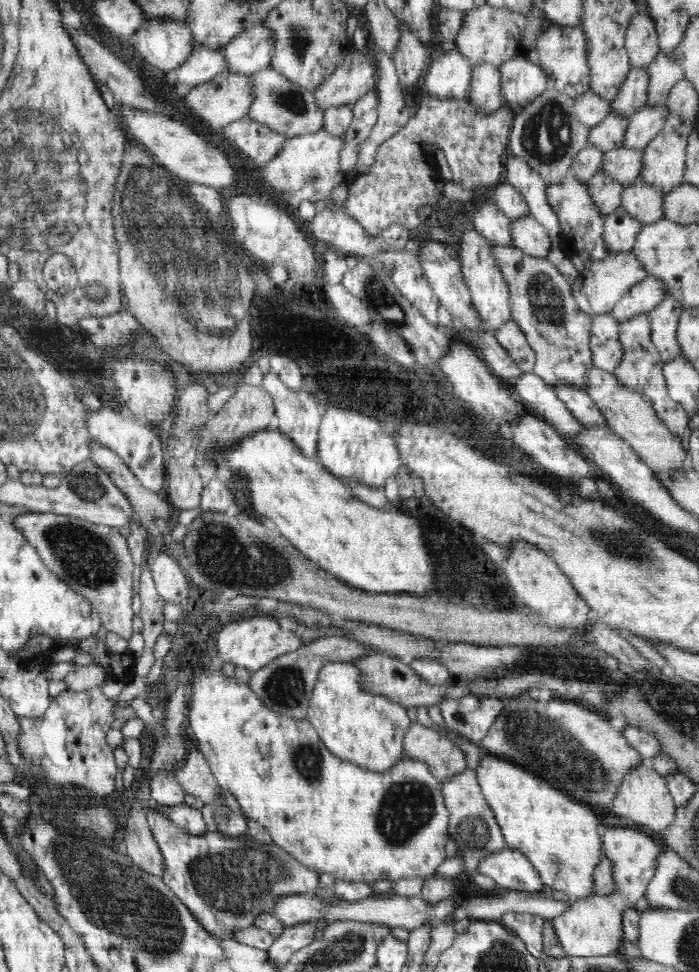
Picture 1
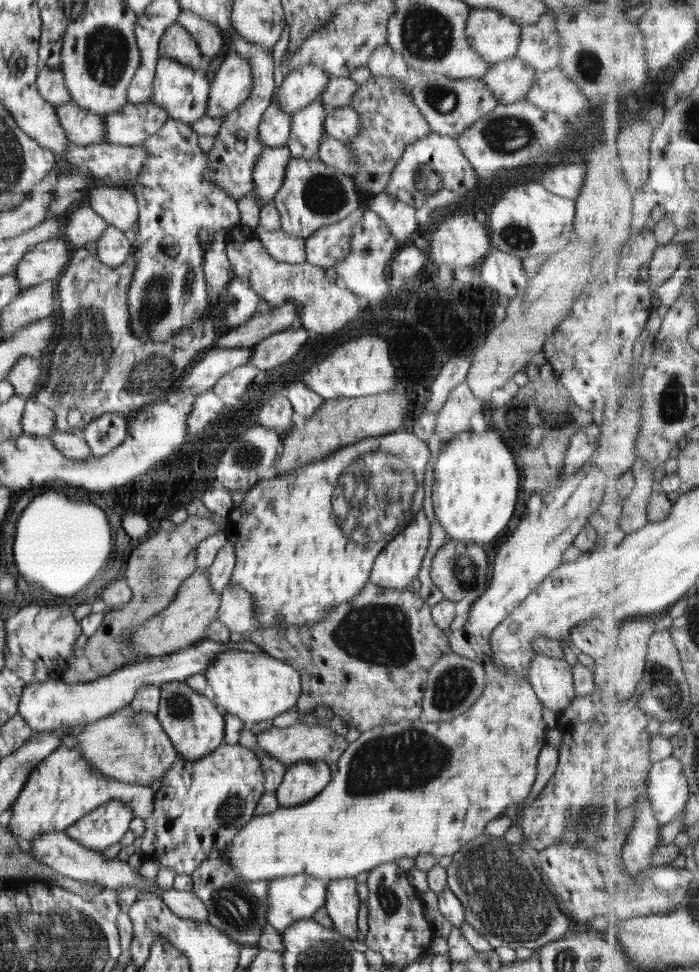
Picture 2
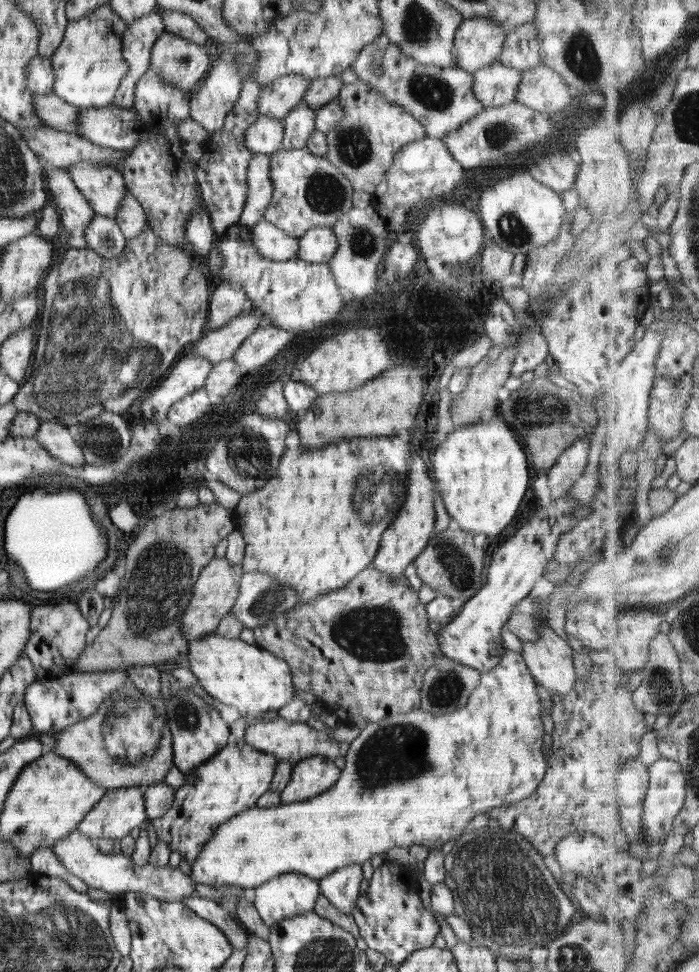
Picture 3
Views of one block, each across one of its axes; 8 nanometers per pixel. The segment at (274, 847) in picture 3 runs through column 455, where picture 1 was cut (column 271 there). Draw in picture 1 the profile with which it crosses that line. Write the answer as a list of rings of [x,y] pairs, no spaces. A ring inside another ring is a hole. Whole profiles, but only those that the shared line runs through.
[[[196,669],[195,676],[194,682],[189,684],[192,692],[190,691],[190,703],[185,727],[191,737],[200,743],[198,749],[208,761],[211,768],[210,776],[238,801],[245,818],[252,818],[252,820],[256,820],[256,822],[264,826],[273,842],[282,850],[285,850],[286,853],[294,856],[296,860],[299,860],[300,864],[316,872],[330,873],[336,880],[366,881],[369,883],[372,880],[397,881],[404,877],[426,878],[434,874],[436,868],[447,858],[444,848],[446,848],[446,841],[450,836],[448,830],[449,813],[446,810],[444,797],[442,797],[441,781],[430,772],[429,766],[425,762],[405,756],[400,758],[400,762],[394,764],[388,772],[372,772],[360,768],[351,762],[334,756],[326,748],[326,745],[318,737],[316,730],[307,719],[290,719],[288,716],[278,715],[277,712],[264,707],[260,698],[250,689],[249,684],[240,684],[235,676],[227,678],[222,670],[209,672],[208,669]]]

